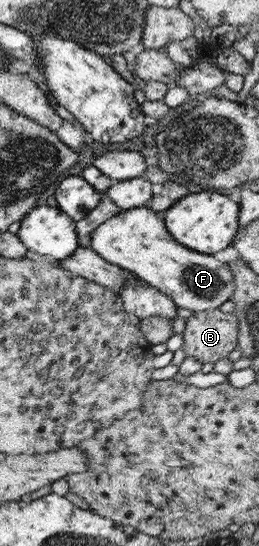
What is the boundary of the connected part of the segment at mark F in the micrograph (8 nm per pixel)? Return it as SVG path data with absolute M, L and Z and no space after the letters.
M137 207L121 210L110 216L105 222L98 224L90 232L90 248L97 256L109 264L136 276L142 282L156 288L168 296L179 308L194 311L207 311L218 309L223 302L230 300L234 291L234 282L231 269L223 262L215 260L211 255L200 254L179 244L168 232L164 221L157 218L149 207Z

